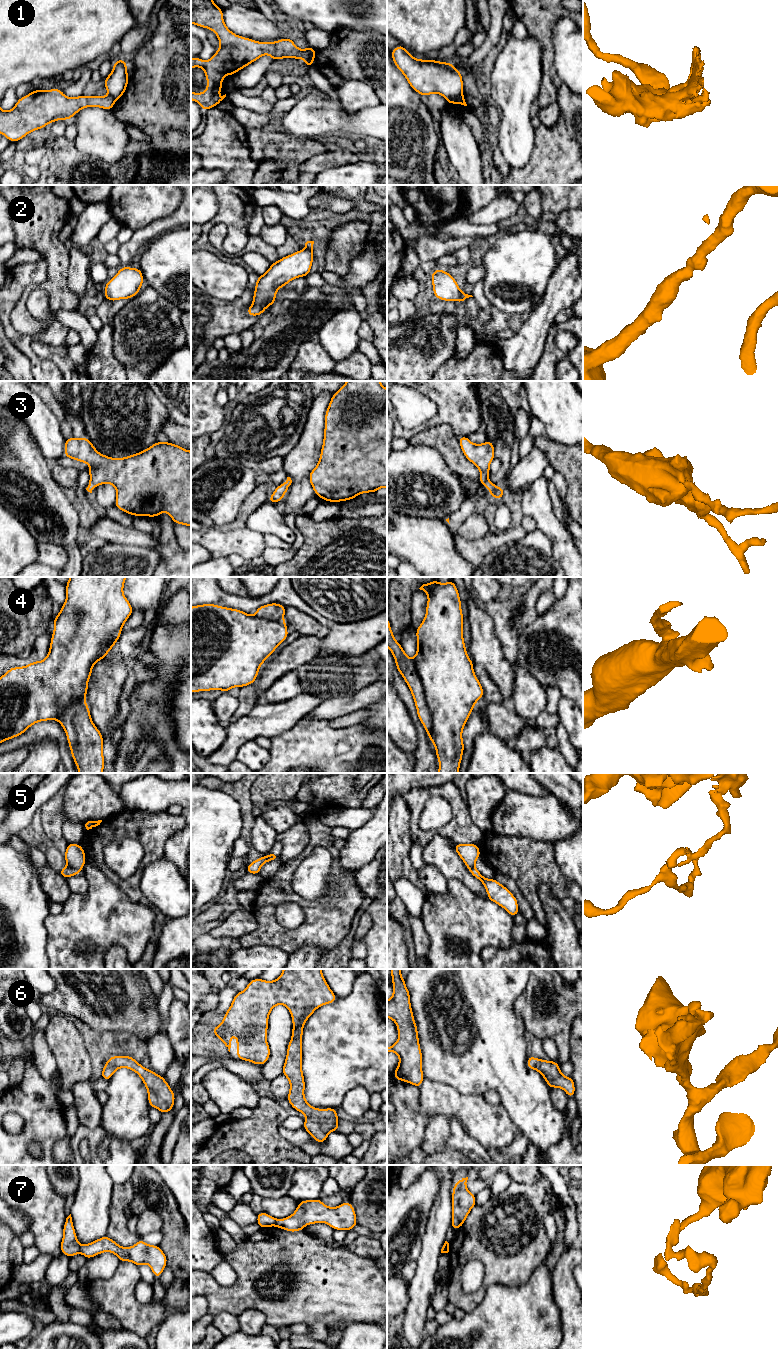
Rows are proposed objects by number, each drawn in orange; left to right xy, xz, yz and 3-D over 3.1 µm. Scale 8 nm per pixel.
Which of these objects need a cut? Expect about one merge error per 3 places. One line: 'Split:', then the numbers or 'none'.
Split: 1, 4, 5, 7

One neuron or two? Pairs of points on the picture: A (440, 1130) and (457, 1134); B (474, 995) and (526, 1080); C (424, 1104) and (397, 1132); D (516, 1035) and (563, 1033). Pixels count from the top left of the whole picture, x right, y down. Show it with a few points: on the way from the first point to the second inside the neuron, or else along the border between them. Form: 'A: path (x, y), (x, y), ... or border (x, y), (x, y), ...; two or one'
A: border (450, 1121), (450, 1135), (446, 1143), (447, 1148); two
B: path (476, 1016), (481, 1035), (505, 1059); one
C: border (418, 1088), (418, 1111), (421, 1114); two
D: border (514, 1009), (521, 1018), (526, 1030); two

